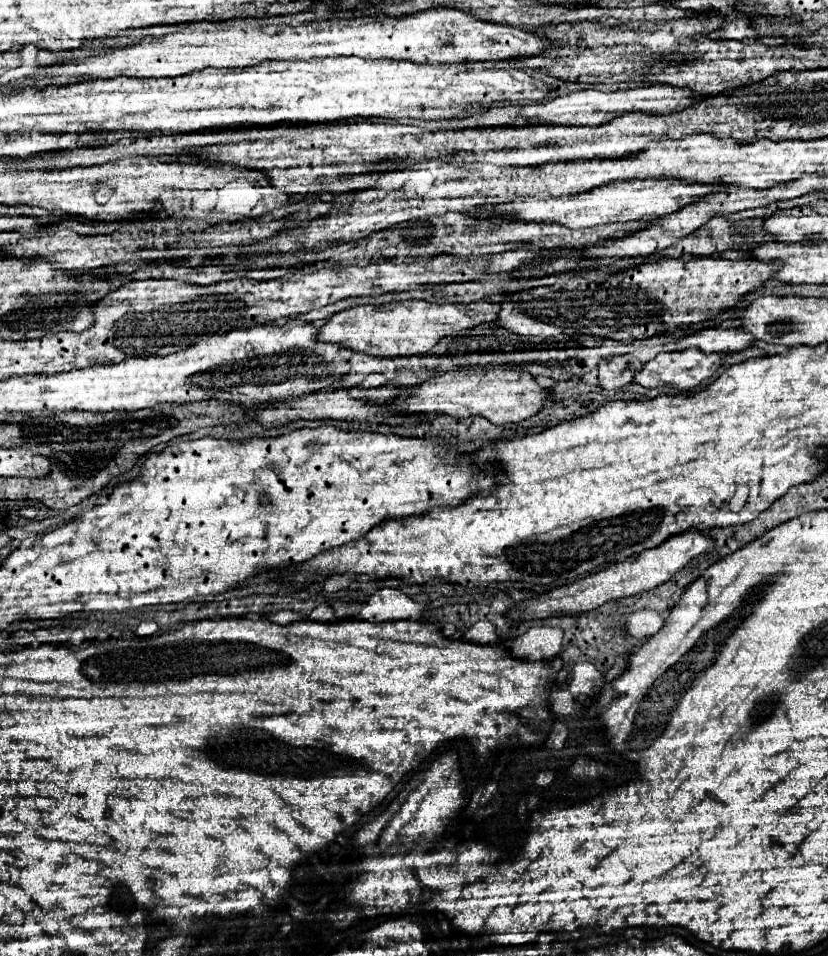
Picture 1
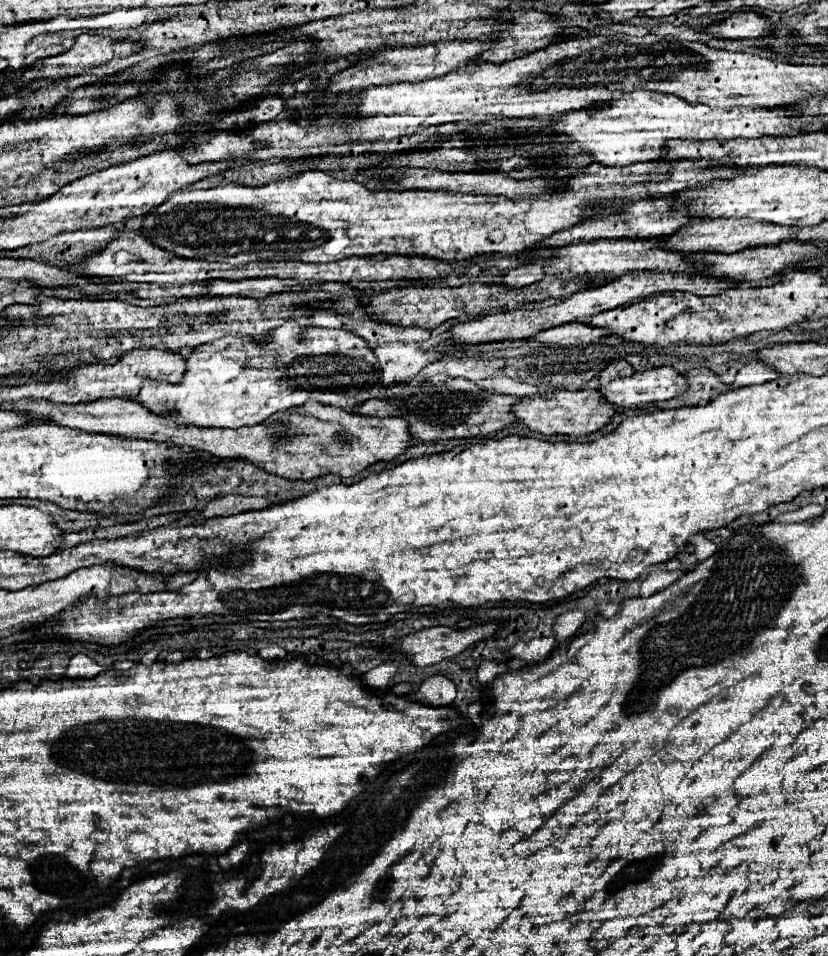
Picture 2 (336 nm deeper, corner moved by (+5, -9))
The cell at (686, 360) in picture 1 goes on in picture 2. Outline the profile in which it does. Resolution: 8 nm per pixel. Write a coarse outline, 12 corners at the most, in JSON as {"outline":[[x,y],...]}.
{"outline":[[673,368],[615,378],[597,390],[631,408],[671,400],[687,390]]}

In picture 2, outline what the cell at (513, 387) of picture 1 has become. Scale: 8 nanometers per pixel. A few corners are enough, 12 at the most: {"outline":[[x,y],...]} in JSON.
{"outline":[[597,390],[523,398],[517,422],[541,434],[589,436],[617,414]]}

